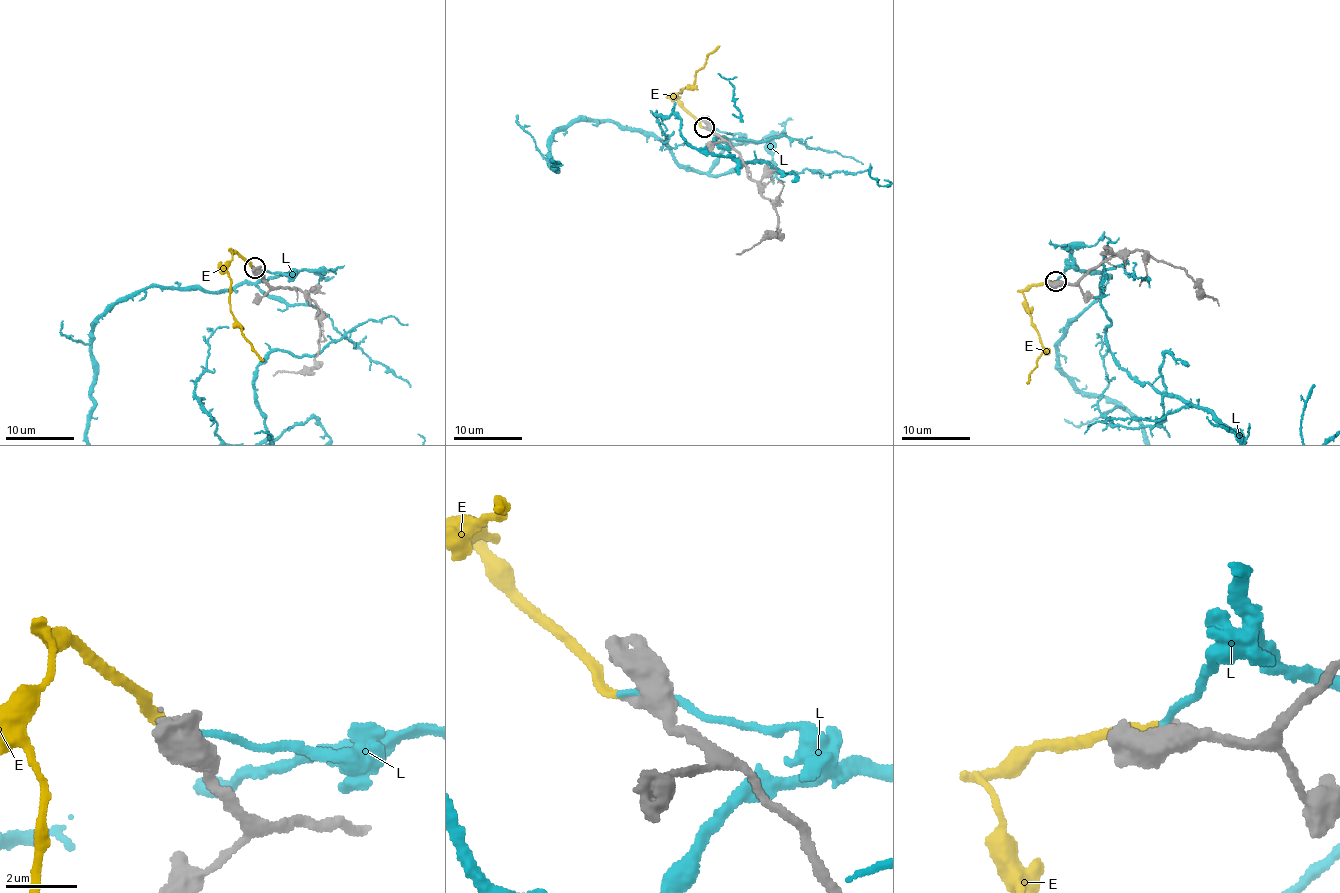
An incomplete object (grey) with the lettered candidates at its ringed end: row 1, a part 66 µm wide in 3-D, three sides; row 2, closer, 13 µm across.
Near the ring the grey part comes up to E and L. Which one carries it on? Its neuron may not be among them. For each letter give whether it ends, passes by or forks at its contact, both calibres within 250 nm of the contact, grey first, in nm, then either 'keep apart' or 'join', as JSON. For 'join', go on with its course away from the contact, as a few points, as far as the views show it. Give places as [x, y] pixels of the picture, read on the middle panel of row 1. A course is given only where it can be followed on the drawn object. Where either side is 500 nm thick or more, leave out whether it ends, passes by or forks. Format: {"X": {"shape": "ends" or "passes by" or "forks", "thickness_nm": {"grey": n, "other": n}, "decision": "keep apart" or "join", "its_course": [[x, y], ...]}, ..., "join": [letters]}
{"E": {"shape": "ends", "thickness_nm": {"grey": 260, "other": 240}, "decision": "join", "its_course": [[704, 128], [676, 93], [694, 84], [698, 69], [718, 46]]}, "L": {"shape": "ends", "thickness_nm": {"grey": 440, "other": 200}, "decision": "keep apart"}, "join": ["E"]}

